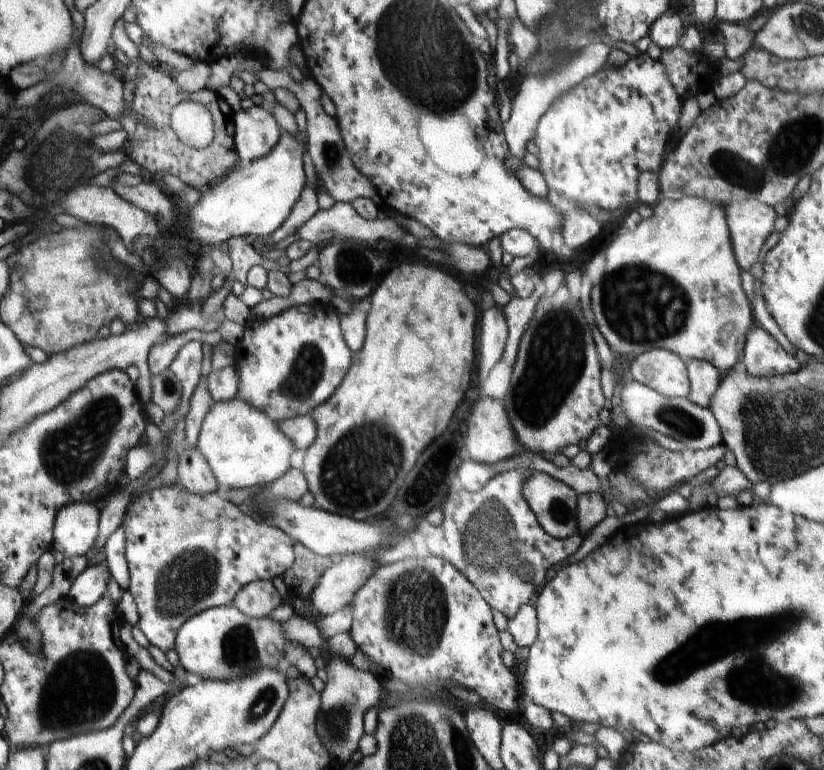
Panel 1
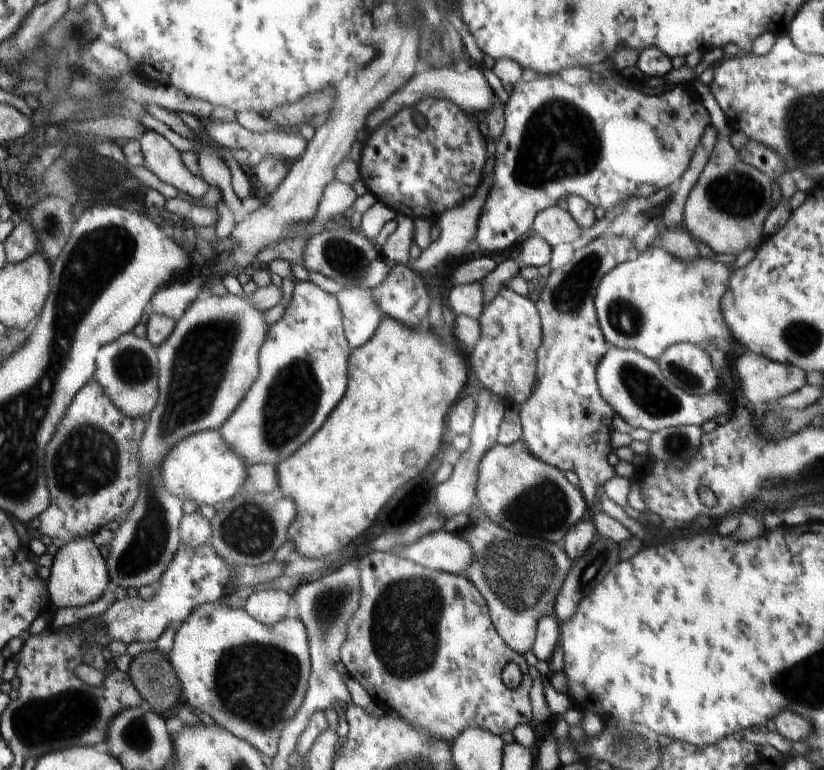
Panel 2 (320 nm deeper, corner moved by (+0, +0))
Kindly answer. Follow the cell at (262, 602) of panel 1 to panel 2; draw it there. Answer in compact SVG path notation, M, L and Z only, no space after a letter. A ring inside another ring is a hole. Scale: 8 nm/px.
M264 590L248 594L243 609L266 626L284 619L290 606L290 596L280 590Z

